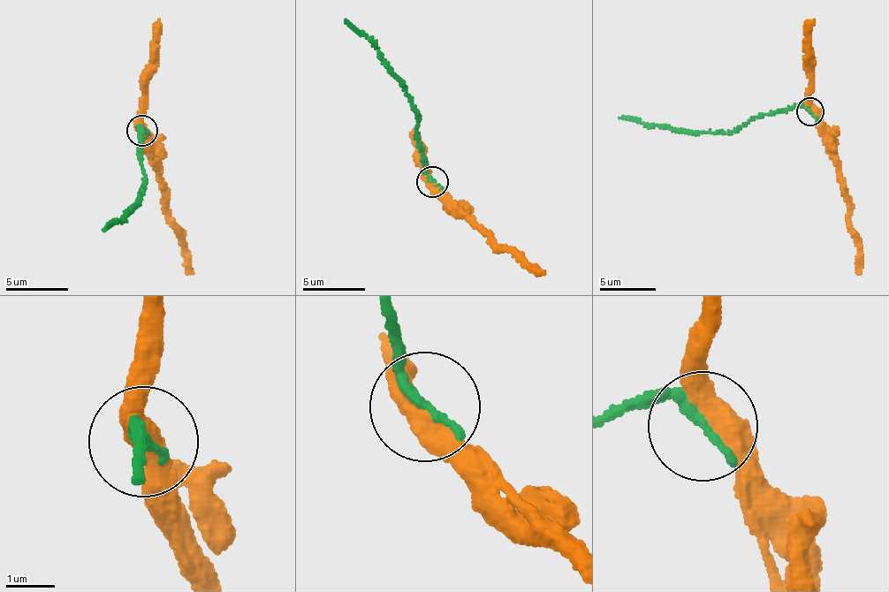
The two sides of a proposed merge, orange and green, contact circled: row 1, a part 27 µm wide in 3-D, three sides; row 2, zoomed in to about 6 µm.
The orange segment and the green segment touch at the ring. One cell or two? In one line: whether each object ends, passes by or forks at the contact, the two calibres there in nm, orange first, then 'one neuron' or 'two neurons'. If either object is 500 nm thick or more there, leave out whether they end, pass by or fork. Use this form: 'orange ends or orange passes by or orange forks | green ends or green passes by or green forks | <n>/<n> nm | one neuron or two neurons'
orange passes by | green ends | 480/260 nm | one neuron

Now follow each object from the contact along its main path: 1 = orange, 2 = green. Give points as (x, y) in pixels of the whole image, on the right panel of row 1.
1: (809, 110), (819, 122), (819, 134), (847, 189), (848, 216), (857, 239), (858, 274)
2: (809, 112), (793, 108), (714, 133), (619, 117)

